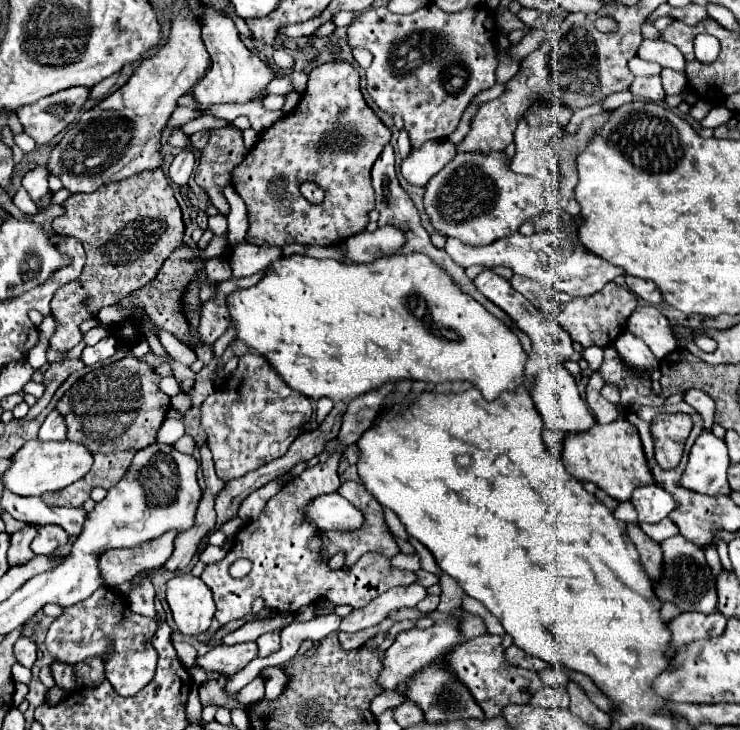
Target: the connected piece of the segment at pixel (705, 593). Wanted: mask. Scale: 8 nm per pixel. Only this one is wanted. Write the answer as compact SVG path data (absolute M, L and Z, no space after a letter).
M672 536L662 542L664 562L662 576L654 582L654 592L662 602L672 602L680 612L696 610L704 614L718 612L718 592L716 592L716 576L704 558L704 550L684 536Z

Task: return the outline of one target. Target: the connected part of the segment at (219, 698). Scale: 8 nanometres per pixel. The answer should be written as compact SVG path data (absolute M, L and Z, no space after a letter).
M224 678L220 680L208 680L200 686L200 700L204 706L208 704L218 704L218 706L224 706L224 708L234 708L234 706L240 706L238 700L232 700L232 698L226 698L224 692Z

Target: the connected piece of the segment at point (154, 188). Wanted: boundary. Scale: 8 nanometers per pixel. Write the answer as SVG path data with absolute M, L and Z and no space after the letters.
M160 168L138 172L130 180L106 184L92 194L72 194L62 202L62 208L64 214L54 218L52 226L58 234L74 236L82 242L86 264L82 274L62 286L52 298L52 316L58 320L58 328L50 340L50 348L58 352L66 352L82 340L78 330L82 320L94 318L100 308L112 306L130 290L150 282L162 260L184 238L180 206Z

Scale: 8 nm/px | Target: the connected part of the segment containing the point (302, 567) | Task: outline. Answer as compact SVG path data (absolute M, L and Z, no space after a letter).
M334 452L324 464L306 468L300 476L292 478L286 488L282 488L274 498L268 500L266 506L272 508L266 508L266 512L258 516L258 520L246 524L246 528L252 528L252 532L270 532L270 540L268 534L264 534L262 540L252 542L252 570L246 578L230 576L232 562L240 558L236 550L230 550L220 562L208 564L204 568L200 578L214 592L214 618L220 624L246 616L258 596L266 598L266 606L278 612L296 612L300 606L314 604L318 598L328 598L332 604L362 608L370 604L370 600L380 596L380 592L386 592L394 586L410 586L412 582L416 582L414 572L394 570L390 566L390 560L376 552L364 554L352 572L330 572L326 564L318 564L318 530L314 528L314 524L304 520L302 504L306 504L306 500L312 500L312 496L316 494L330 494L338 490L338 462L340 452Z

